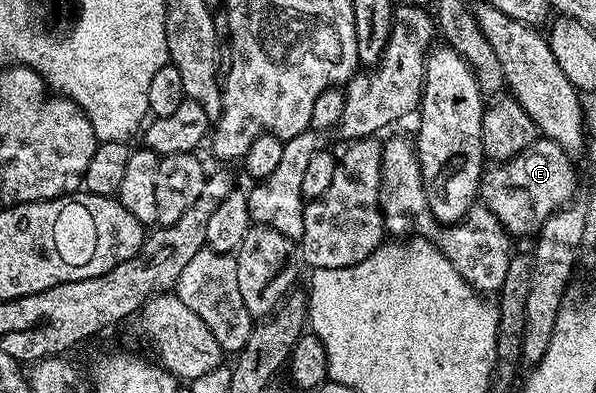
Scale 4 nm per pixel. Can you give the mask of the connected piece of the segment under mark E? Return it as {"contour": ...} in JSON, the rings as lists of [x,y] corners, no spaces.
{"contour":[[[537,137],[522,153],[489,166],[482,180],[482,199],[498,217],[509,236],[535,236],[540,226],[562,207],[573,202],[576,167],[573,156],[554,141]]]}

